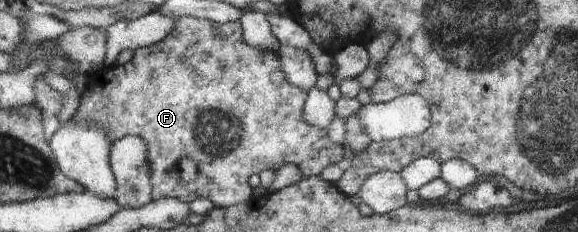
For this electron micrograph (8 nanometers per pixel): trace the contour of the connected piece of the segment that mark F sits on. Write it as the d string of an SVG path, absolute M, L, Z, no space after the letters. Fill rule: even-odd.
M181 17L176 22L175 30L165 40L147 48L138 48L130 63L124 65L118 64L114 67L105 66L90 75L90 81L86 88L86 96L81 100L79 112L75 114L75 118L80 123L88 125L93 123L105 125L110 130L110 139L113 141L125 138L127 135L137 135L143 137L148 142L155 199L175 197L190 204L198 198L206 198L212 200L217 207L232 207L239 203L251 201L255 197L253 188L249 185L249 178L253 174L259 174L259 172L266 170L274 170L278 173L280 168L283 168L285 165L294 164L300 168L303 178L309 178L320 176L319 174L323 174L323 170L327 166L339 164L345 158L343 146L335 144L334 140L330 139L327 130L314 127L304 119L304 108L306 107L307 99L308 92L302 91L289 82L279 52L266 51L251 46L245 40L244 30L240 22L219 24L197 17ZM184 158L194 160L199 167L200 175L195 182L186 183L176 177L178 162Z

